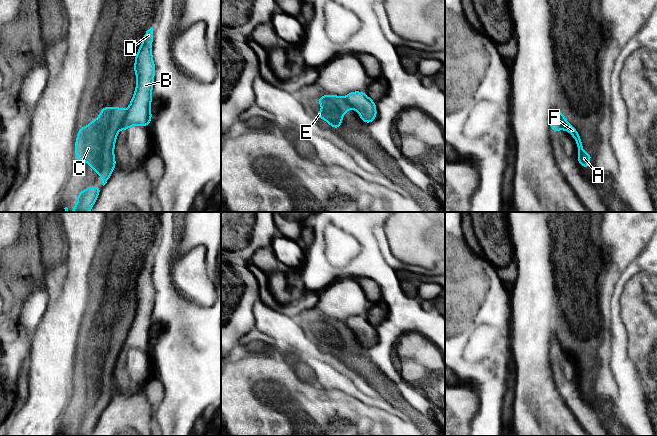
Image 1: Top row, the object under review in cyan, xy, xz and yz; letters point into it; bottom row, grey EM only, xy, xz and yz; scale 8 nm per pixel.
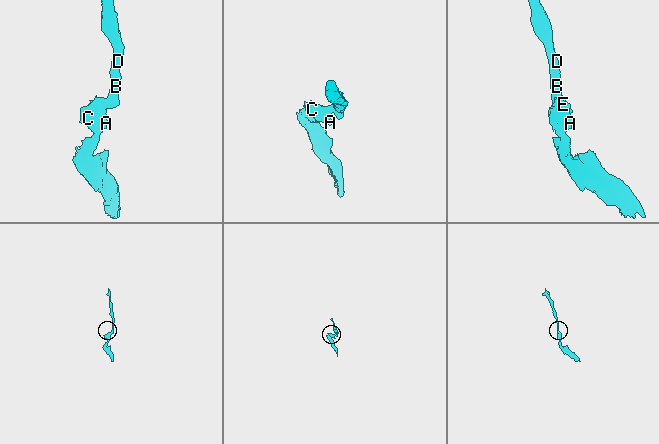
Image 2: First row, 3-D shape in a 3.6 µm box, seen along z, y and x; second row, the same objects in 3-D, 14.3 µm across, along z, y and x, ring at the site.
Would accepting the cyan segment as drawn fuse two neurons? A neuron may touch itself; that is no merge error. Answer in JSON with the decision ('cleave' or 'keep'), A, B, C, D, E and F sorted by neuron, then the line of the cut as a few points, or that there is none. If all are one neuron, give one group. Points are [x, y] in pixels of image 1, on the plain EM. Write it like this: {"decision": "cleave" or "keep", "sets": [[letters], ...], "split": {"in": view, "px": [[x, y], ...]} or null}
{"decision": "cleave", "sets": [["A", "C", "E", "F"], ["B", "D"]], "split": {"in": "yz", "px": [[555, 335], [563, 352]]}}

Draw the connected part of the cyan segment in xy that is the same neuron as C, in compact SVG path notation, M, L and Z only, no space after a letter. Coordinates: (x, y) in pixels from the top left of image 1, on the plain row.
M102 331L98 342L92 344L87 351L79 352L77 358L75 382L88 387L94 393L95 397L99 397L103 410L107 407L116 390L114 369L126 338L127 335L124 335L120 331Z

